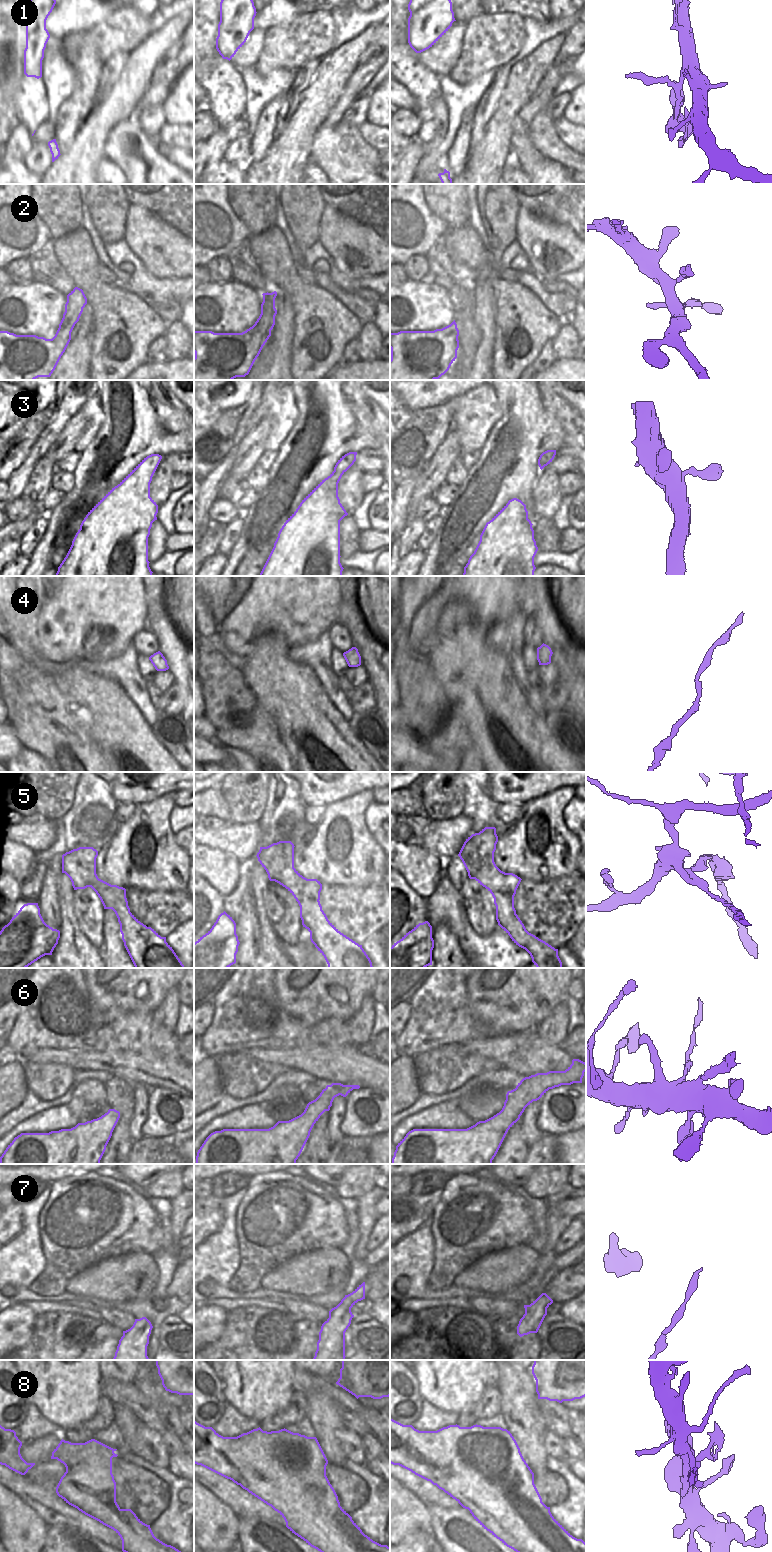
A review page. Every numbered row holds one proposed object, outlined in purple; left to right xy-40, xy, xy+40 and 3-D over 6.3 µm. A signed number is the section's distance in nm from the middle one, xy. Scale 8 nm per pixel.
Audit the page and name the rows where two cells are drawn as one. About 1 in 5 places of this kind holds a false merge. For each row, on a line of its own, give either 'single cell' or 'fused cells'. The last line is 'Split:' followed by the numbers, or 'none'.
1: fused cells
2: single cell
3: single cell
4: single cell
5: fused cells
6: fused cells
7: fused cells
8: fused cells
Split: 1, 5, 6, 7, 8

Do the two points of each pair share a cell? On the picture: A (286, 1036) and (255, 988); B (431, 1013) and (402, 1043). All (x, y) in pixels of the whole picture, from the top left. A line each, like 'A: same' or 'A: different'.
A: same
B: same

